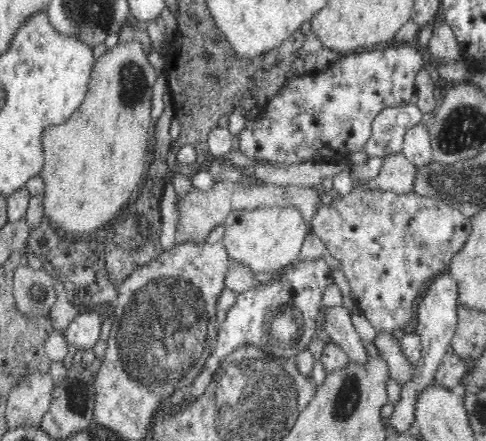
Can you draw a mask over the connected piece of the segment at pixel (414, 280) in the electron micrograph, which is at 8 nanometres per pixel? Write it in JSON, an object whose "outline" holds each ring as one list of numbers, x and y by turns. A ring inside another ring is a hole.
{"outline":[[352,188,345,195,334,194,329,205,321,203,311,224,331,256,340,262,340,271,348,279,356,307,362,310,373,328,392,333,398,328,403,329,414,318,413,308,416,308,420,292,424,292,424,284,428,284,432,276,448,272,453,256,468,240,470,222,469,217,439,198,416,192,396,194,388,190]]}

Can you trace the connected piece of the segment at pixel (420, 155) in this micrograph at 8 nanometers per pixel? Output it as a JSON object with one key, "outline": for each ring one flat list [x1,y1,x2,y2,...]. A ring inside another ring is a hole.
{"outline":[[420,122,416,126,410,126,408,131,402,144,402,153,417,168,431,164,434,158,427,125]]}

